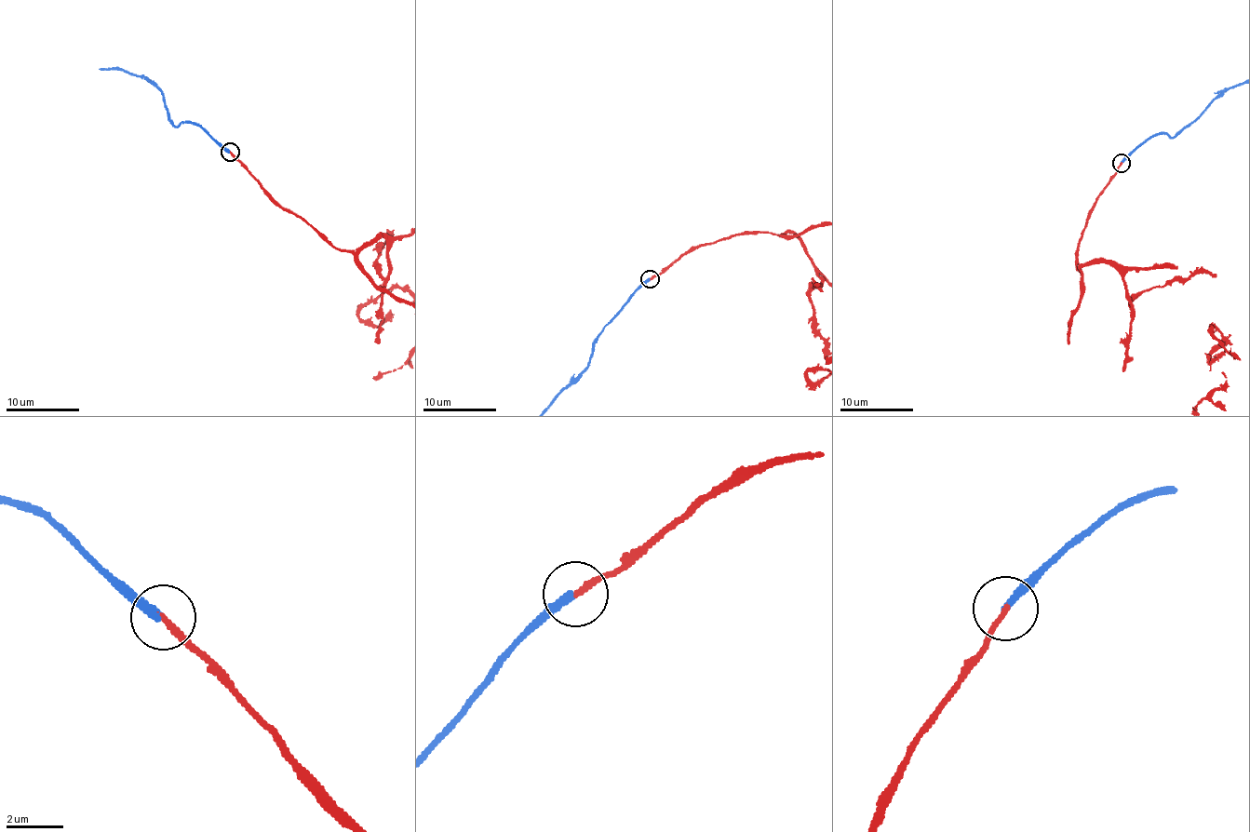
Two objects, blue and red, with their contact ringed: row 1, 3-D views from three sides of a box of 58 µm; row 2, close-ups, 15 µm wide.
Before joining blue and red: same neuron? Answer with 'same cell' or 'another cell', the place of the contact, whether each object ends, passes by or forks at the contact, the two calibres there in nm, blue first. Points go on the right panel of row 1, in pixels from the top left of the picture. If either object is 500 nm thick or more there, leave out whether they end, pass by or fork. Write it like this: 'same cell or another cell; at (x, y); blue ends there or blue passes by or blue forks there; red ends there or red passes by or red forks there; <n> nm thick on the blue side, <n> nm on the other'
same cell; at (1121, 163); blue ends there; red ends there; 300 nm thick on the blue side, 200 nm on the other

